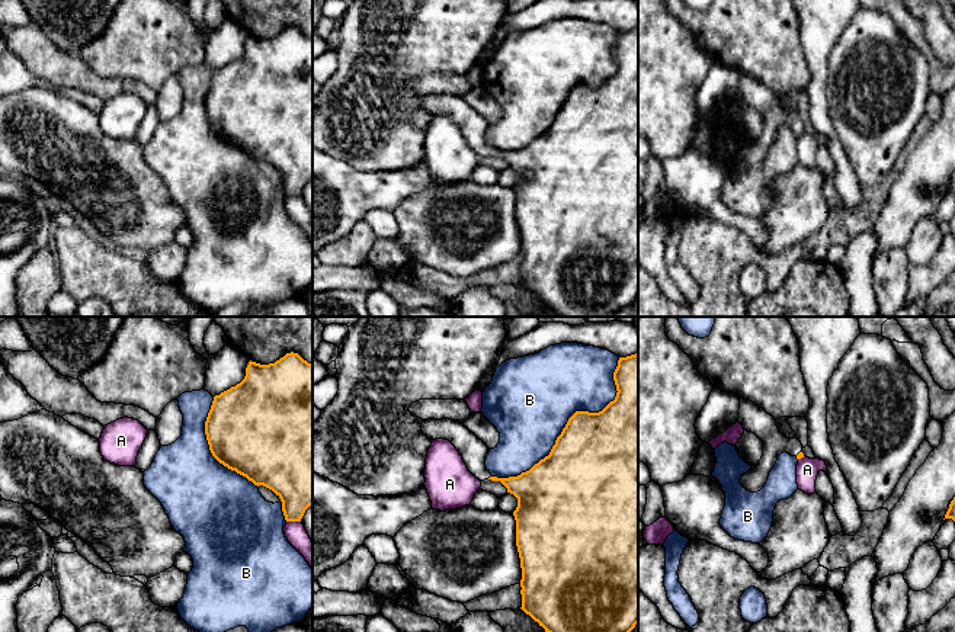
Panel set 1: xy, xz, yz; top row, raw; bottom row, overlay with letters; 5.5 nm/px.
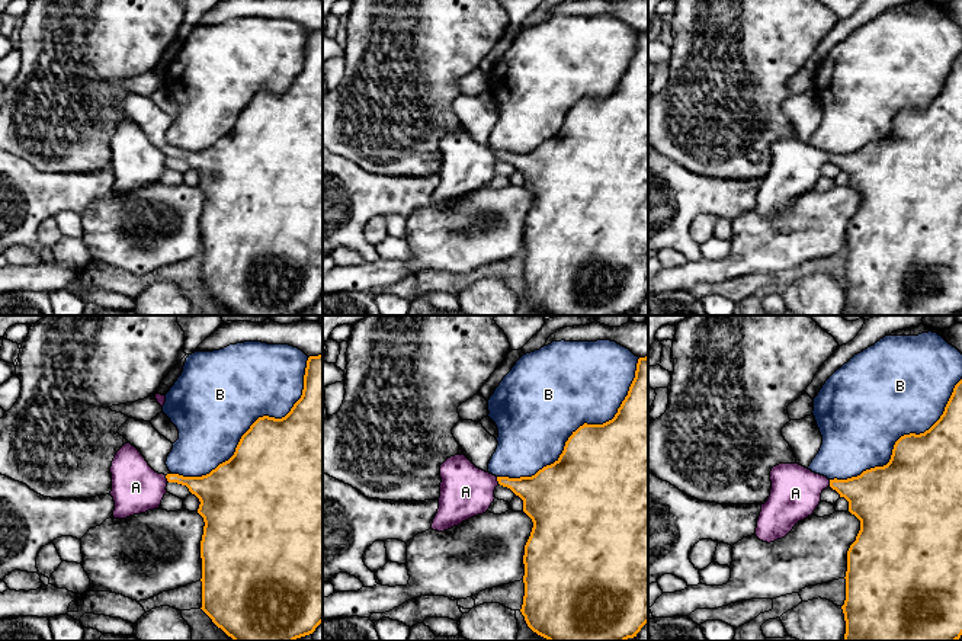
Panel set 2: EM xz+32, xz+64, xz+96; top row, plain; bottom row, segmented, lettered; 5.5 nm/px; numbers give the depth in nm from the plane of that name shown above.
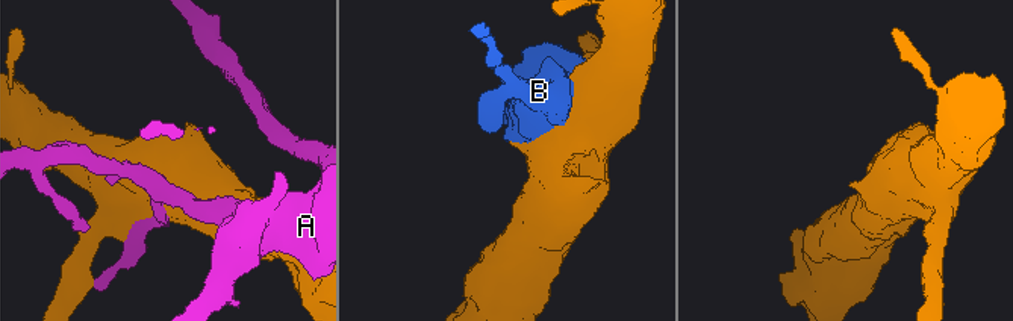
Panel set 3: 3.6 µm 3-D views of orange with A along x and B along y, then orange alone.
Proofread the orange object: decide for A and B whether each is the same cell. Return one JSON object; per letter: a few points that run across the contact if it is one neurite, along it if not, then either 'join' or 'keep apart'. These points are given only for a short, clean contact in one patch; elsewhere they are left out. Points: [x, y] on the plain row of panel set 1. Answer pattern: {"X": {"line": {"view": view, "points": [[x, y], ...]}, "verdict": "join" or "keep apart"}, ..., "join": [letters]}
{"A": {"verdict": "keep apart"}, "B": {"verdict": "keep apart"}, "join": []}

